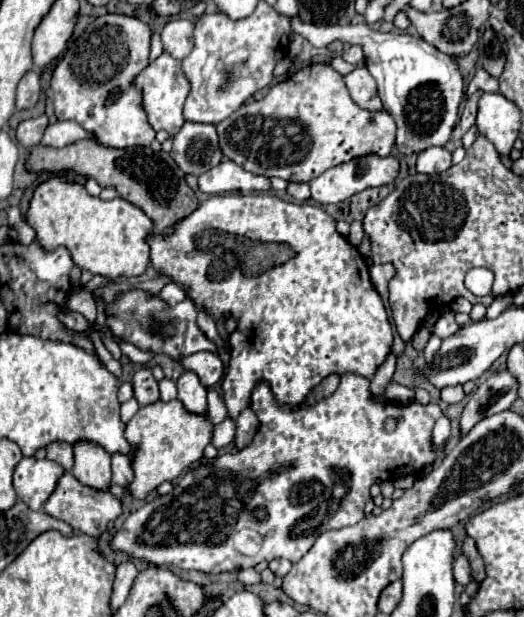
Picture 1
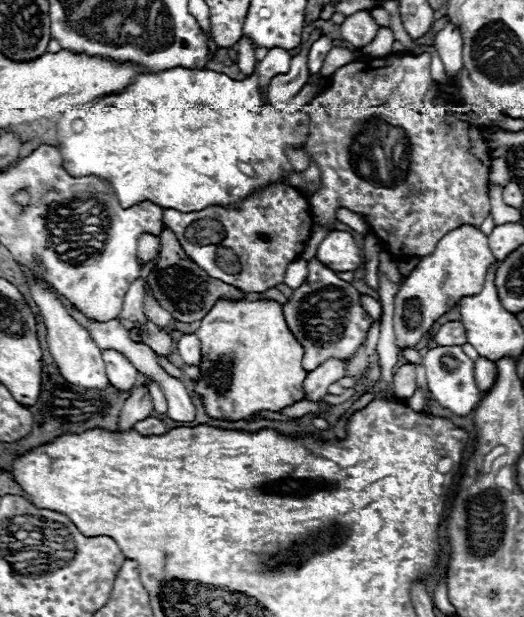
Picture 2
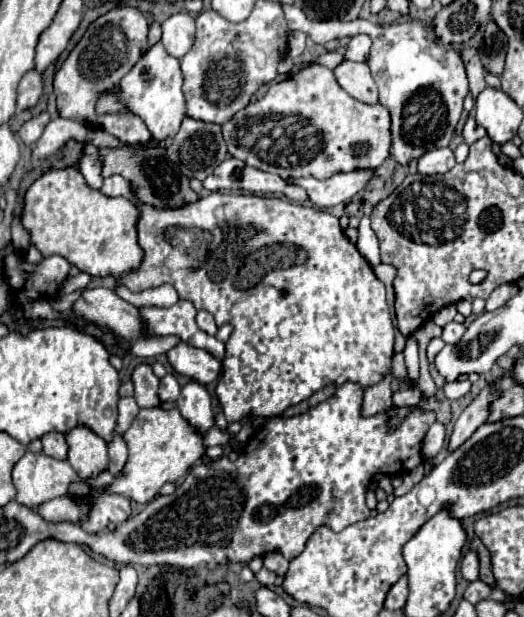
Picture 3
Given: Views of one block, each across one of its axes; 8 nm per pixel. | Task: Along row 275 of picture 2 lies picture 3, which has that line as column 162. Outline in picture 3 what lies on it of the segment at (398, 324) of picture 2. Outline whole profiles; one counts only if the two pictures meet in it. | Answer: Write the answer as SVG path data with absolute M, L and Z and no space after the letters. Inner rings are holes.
M142 408L132 426L126 430L124 442L128 444L128 462L124 464L120 476L114 476L110 486L102 486L98 490L106 494L128 496L130 500L140 504L156 498L166 482L180 480L190 470L190 466L194 466L194 462L204 456L202 436L192 430L192 426L180 416L176 408Z

